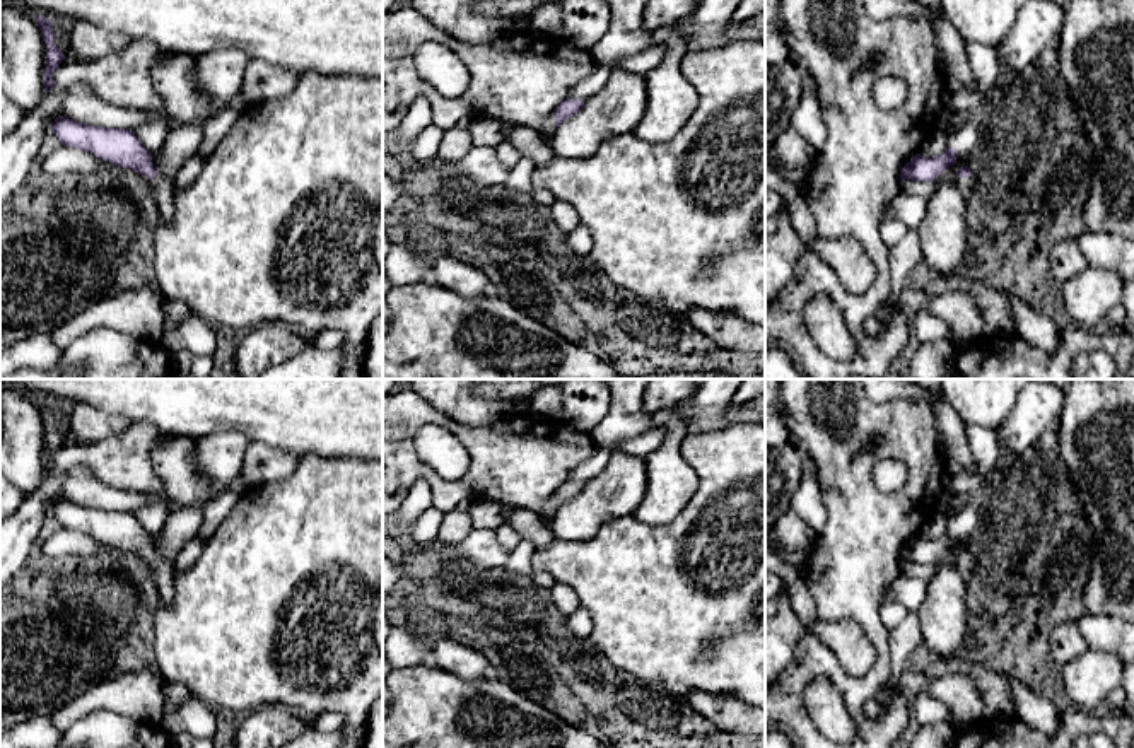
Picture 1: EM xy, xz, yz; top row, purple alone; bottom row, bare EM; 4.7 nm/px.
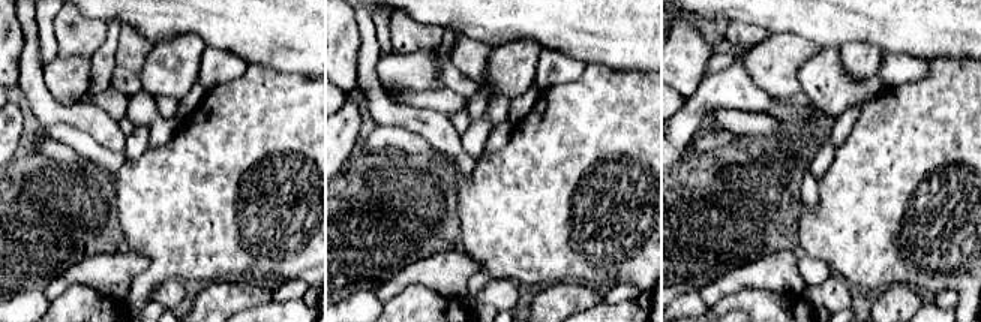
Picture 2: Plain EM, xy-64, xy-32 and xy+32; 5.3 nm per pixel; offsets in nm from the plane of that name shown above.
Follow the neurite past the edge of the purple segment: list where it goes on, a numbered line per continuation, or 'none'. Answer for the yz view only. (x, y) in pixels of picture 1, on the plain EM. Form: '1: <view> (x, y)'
1: yz (964, 569)

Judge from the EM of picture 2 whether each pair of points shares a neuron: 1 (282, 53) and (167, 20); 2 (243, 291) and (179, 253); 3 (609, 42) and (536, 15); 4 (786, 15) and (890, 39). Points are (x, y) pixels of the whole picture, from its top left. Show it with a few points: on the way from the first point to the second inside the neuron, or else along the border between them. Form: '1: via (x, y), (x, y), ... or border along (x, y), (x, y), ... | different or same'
1: via (254, 24), (249, 20), (195, 20) | same
2: border along (261, 283), (215, 280), (204, 285) | different
3: via (591, 24), (582, 15), (554, 15) | same
4: via (812, 15), (864, 15) | same

